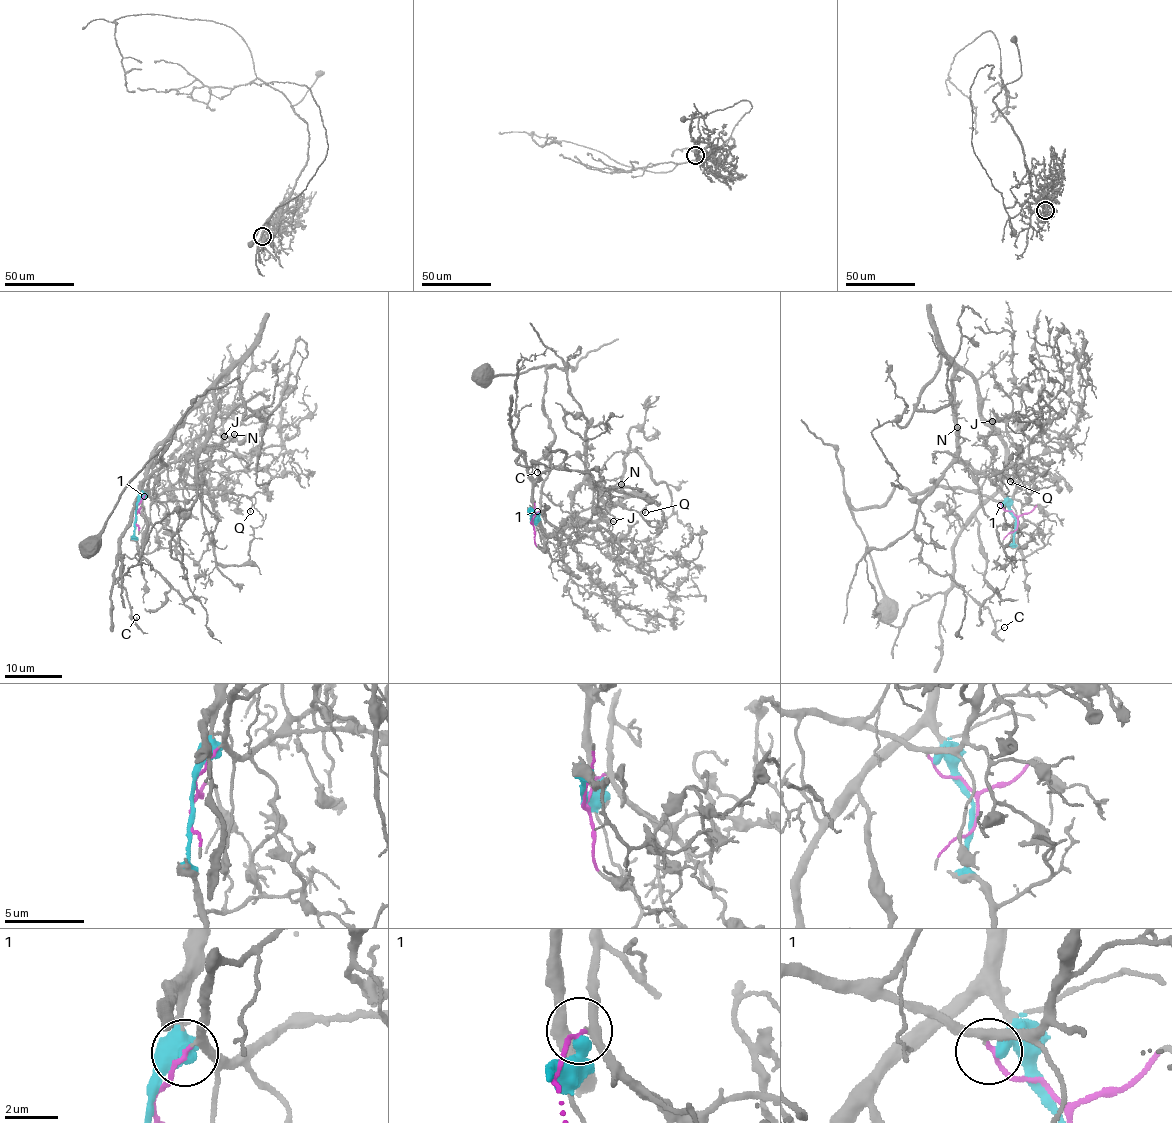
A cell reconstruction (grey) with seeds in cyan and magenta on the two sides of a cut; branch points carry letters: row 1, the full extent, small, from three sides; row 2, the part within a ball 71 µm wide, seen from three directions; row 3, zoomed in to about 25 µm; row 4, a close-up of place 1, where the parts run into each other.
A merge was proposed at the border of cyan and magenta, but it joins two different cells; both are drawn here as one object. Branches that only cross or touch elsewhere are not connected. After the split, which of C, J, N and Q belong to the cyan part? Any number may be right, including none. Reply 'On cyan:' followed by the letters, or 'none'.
On cyan: C, N

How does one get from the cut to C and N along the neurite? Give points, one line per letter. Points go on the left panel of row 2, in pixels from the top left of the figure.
C: (135, 515), (142, 481), (141, 498), (121, 538), (123, 569), (118, 581), (126, 592), (132, 618), (136, 617)
N: (135, 515), (152, 452), (223, 375), (215, 387), (213, 430), (206, 442), (213, 446), (226, 443), (233, 435)

